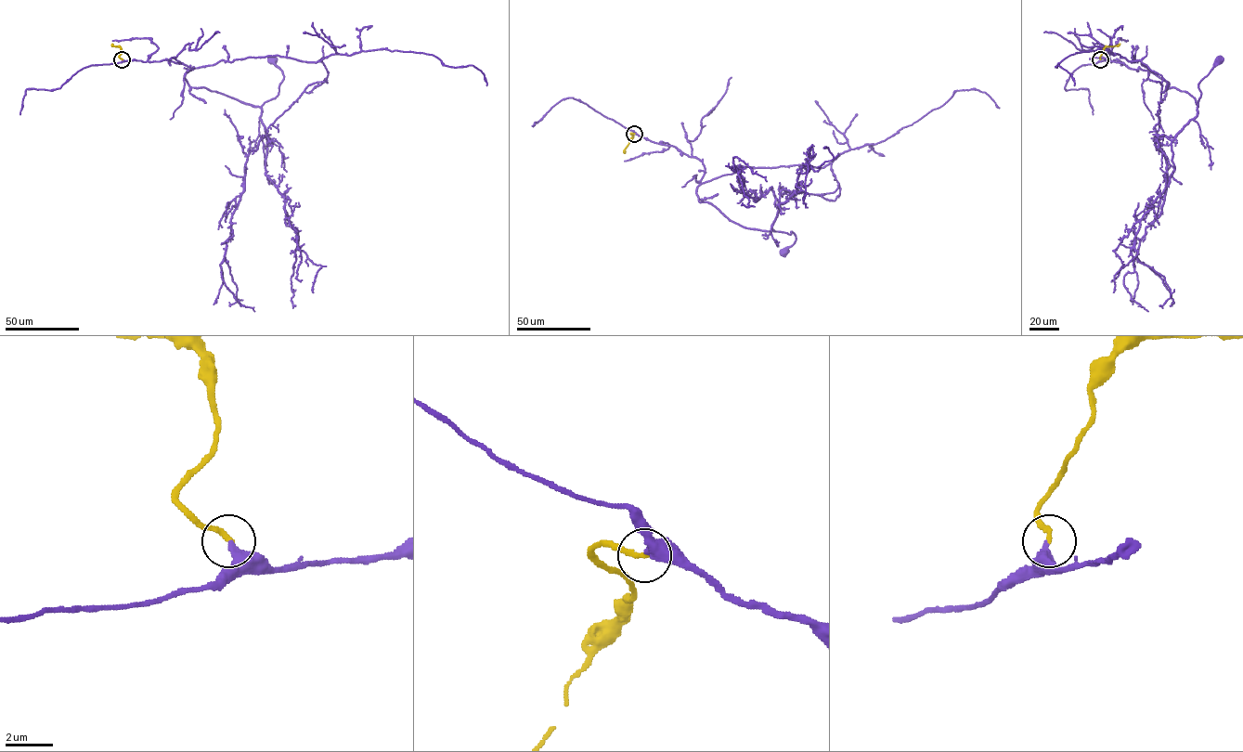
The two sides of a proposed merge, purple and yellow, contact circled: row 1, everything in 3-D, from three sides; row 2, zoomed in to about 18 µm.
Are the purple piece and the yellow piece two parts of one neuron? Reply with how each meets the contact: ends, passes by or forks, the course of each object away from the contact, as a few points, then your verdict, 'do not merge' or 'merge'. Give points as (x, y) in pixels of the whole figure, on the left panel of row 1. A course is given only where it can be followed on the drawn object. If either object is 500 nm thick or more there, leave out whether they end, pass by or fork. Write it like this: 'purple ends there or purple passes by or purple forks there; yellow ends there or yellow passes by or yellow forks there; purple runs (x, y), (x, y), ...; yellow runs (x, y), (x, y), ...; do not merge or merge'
purple ends there; yellow ends there; purple runs (122, 59), (183, 63), (193, 69), (185, 74), (190, 87), (261, 107), (278, 95), (283, 80), (272, 59); yellow runs (122, 59), (119, 56), (120, 47), (112, 44); merge

